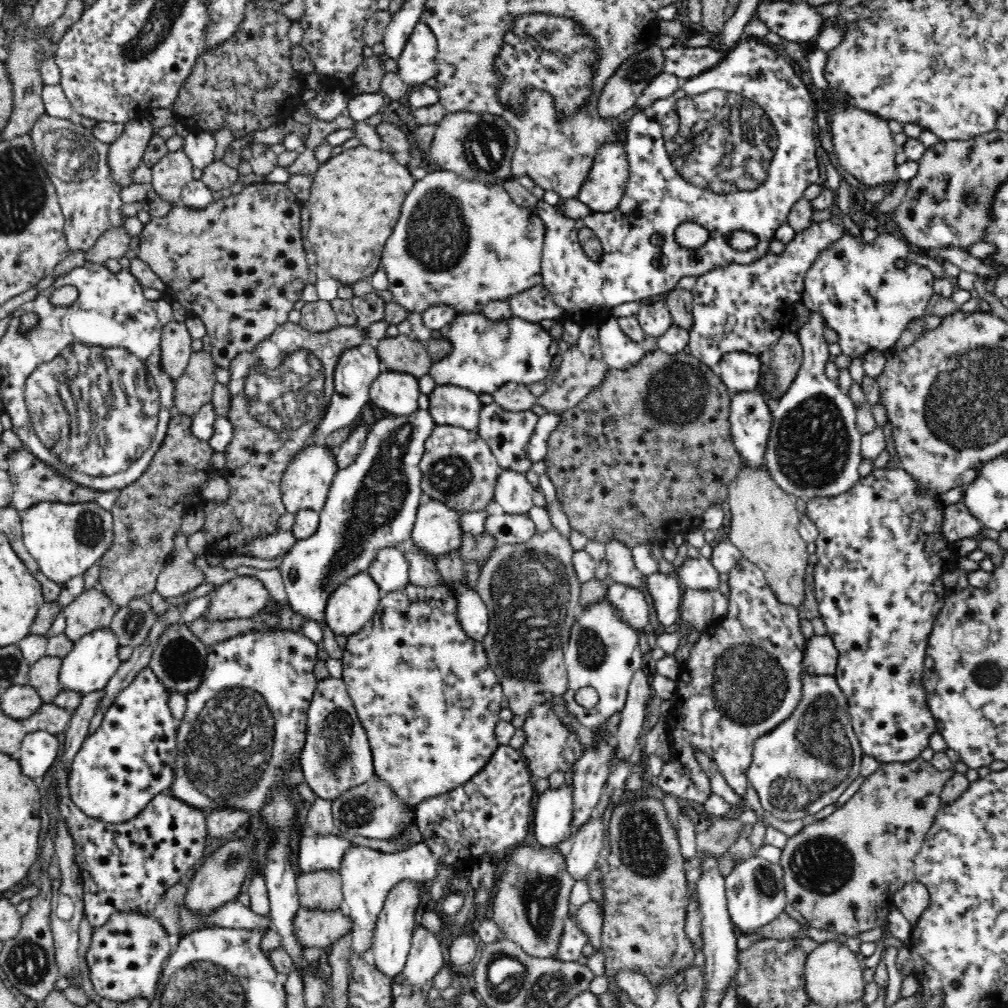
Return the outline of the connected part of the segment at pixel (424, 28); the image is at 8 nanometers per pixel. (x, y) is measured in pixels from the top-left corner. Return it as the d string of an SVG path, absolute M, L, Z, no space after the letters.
M420 20L408 37L402 55L398 57L397 72L400 78L407 85L424 84L436 76L437 55L437 38L428 24Z

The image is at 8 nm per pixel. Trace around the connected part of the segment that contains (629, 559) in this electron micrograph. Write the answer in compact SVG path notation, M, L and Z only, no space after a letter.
M610 540L605 546L608 572L613 582L626 584L632 588L644 587L644 576L636 568L631 549L620 541Z

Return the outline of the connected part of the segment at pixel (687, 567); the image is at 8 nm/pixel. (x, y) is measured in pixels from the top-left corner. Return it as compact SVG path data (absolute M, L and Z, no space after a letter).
M705 557L686 558L676 572L683 588L708 591L721 588L718 577L720 573L714 568L710 559Z

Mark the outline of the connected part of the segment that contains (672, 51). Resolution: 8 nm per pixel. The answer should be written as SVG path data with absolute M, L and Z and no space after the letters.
M670 47L663 50L664 72L676 75L681 81L694 78L698 74L718 65L725 54L712 47L687 48Z

